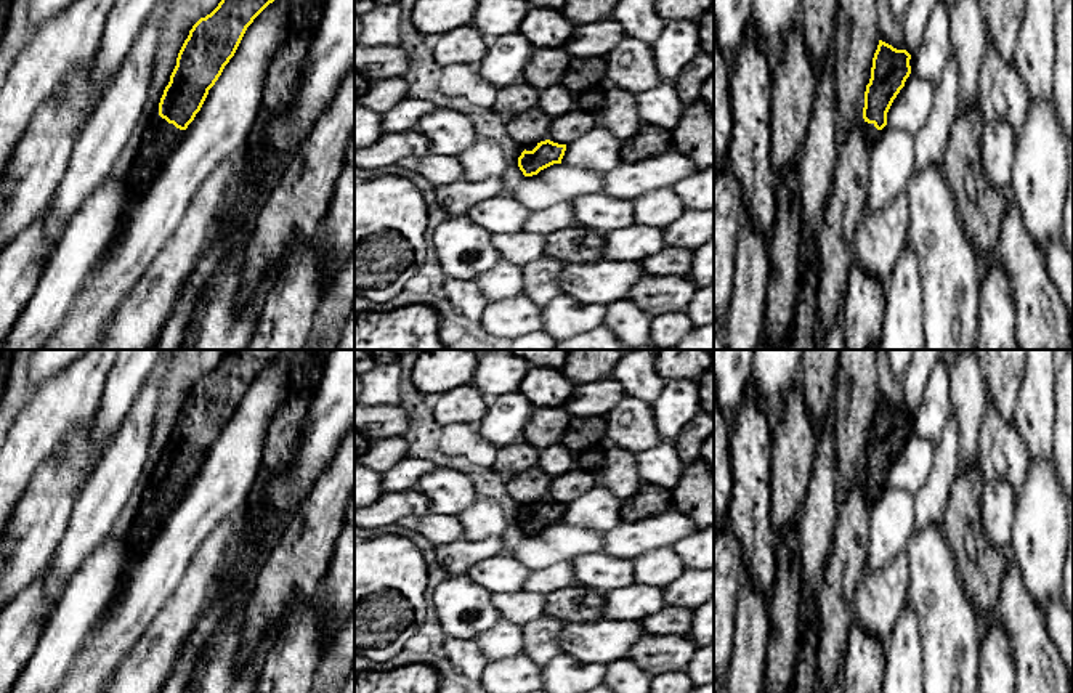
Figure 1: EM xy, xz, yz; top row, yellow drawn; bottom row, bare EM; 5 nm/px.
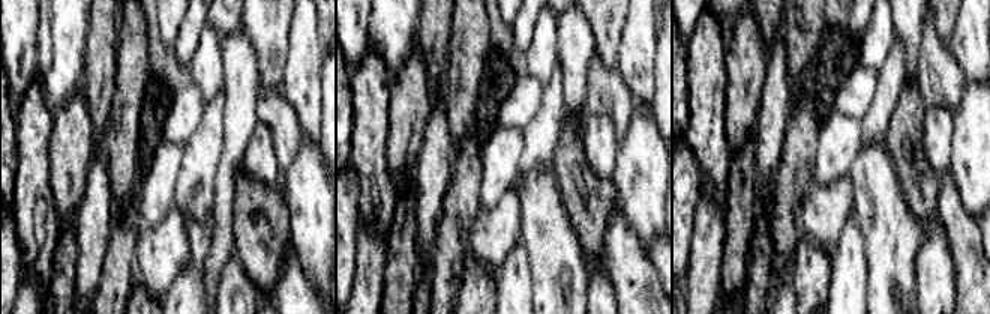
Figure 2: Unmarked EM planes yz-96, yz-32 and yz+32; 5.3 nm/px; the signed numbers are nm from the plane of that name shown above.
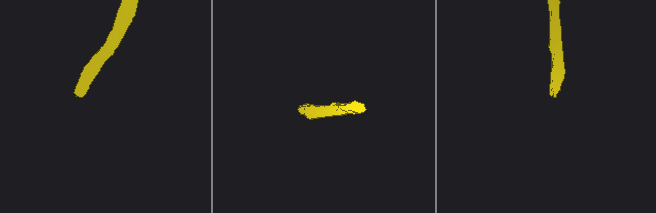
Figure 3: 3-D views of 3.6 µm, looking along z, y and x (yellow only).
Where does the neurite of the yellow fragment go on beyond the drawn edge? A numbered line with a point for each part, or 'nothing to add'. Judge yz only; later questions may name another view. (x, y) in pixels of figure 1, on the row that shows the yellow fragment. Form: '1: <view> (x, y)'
1: yz (873, 133)

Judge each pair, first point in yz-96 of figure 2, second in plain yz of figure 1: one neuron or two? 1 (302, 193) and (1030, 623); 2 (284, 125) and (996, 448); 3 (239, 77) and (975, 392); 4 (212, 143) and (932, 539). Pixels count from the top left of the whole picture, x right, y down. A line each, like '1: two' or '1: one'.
1: two
2: one
3: one
4: two

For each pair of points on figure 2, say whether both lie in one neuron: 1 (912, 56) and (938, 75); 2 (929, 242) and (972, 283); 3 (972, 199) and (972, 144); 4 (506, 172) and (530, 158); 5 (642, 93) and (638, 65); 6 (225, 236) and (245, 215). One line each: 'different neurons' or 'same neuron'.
1: different neurons
2: different neurons
3: same neuron
4: different neurons
5: same neuron
6: different neurons

